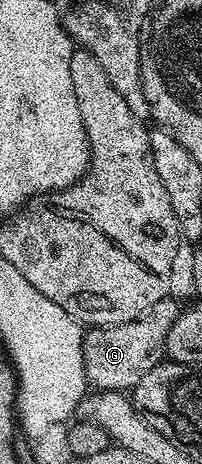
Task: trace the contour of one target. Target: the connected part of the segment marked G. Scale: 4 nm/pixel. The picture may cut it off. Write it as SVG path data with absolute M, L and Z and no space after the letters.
M172 299L154 303L150 313L121 325L92 327L84 334L84 370L89 386L93 390L131 391L155 365L165 360L166 339L174 319L182 312Z

